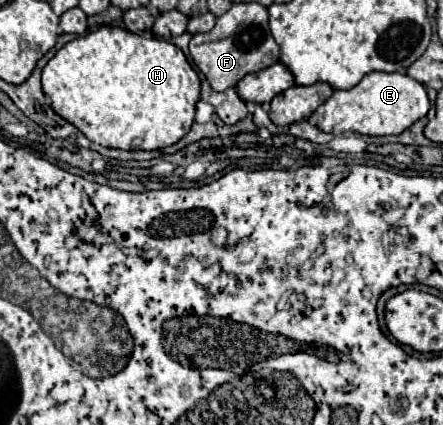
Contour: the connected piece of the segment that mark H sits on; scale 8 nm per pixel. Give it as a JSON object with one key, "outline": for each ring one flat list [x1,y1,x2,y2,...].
{"outline":[[110,25,66,43,44,67,42,89,62,119,110,149,152,151,178,143,190,131,200,99,198,73,180,47]]}

